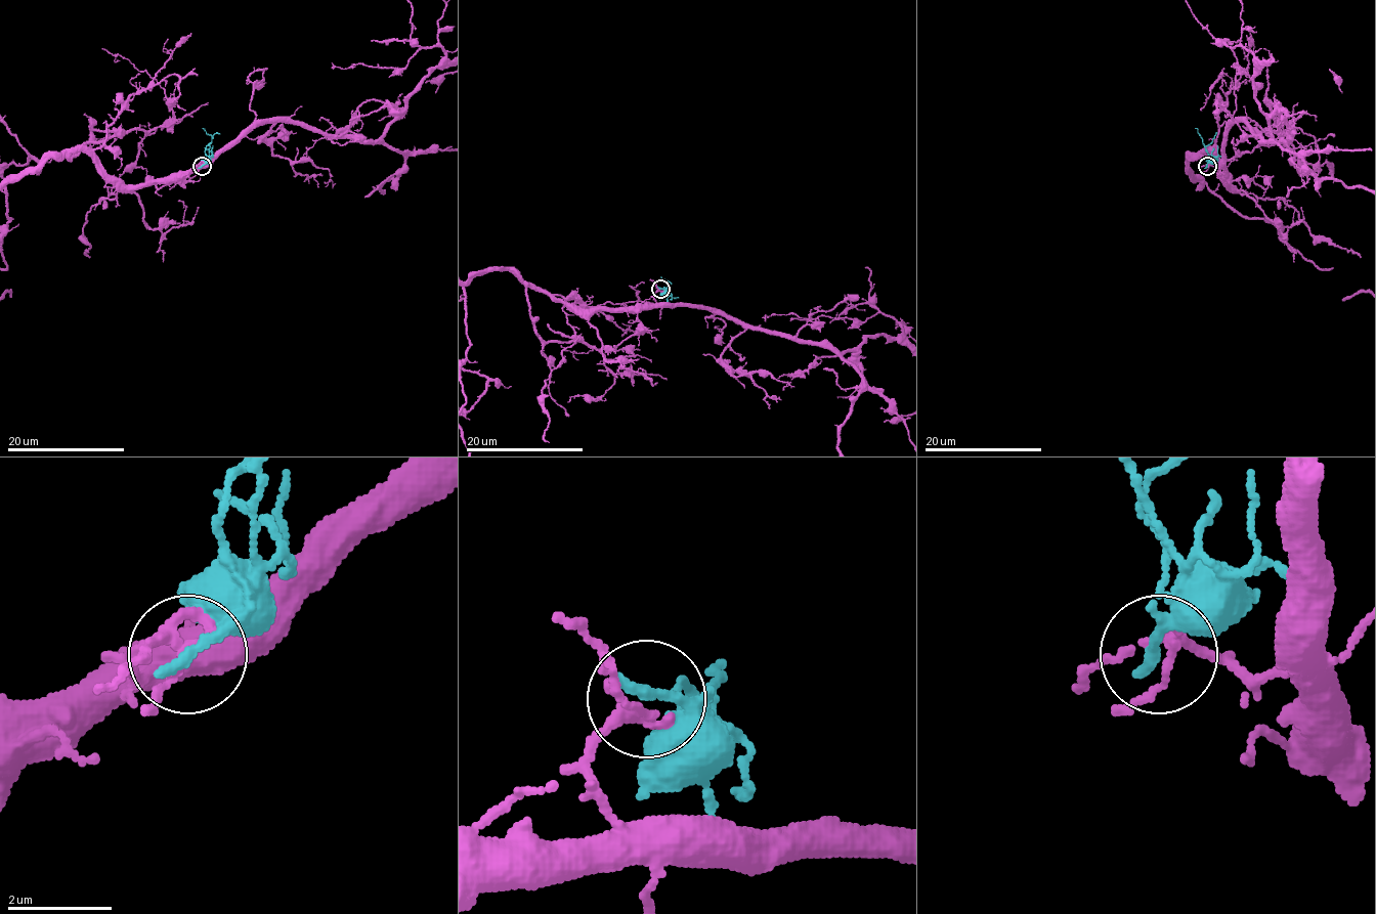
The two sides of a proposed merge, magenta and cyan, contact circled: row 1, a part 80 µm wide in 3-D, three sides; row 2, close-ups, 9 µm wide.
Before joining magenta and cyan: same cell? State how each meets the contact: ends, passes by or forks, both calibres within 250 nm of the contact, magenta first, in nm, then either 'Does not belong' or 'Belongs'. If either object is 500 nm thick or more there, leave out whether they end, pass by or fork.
At the ring magenta forks. At the ring cyan ends. Thickness 150 nm (magenta) against 260 nm. Does not belong

